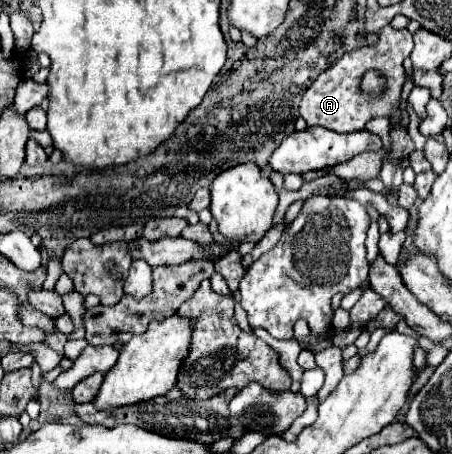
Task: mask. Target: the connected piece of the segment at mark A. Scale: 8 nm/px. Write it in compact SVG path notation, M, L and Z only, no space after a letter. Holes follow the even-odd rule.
M385 26L379 32L379 42L375 46L363 46L347 52L339 58L331 68L323 70L319 78L311 84L311 88L303 94L299 112L309 126L323 126L337 132L355 132L363 130L365 122L377 116L389 116L391 106L395 106L401 98L401 88L405 84L405 68L403 60L413 50L413 36L409 30L395 30L393 26ZM365 70L381 70L385 76L385 92L381 96L365 96L359 90L361 76Z

